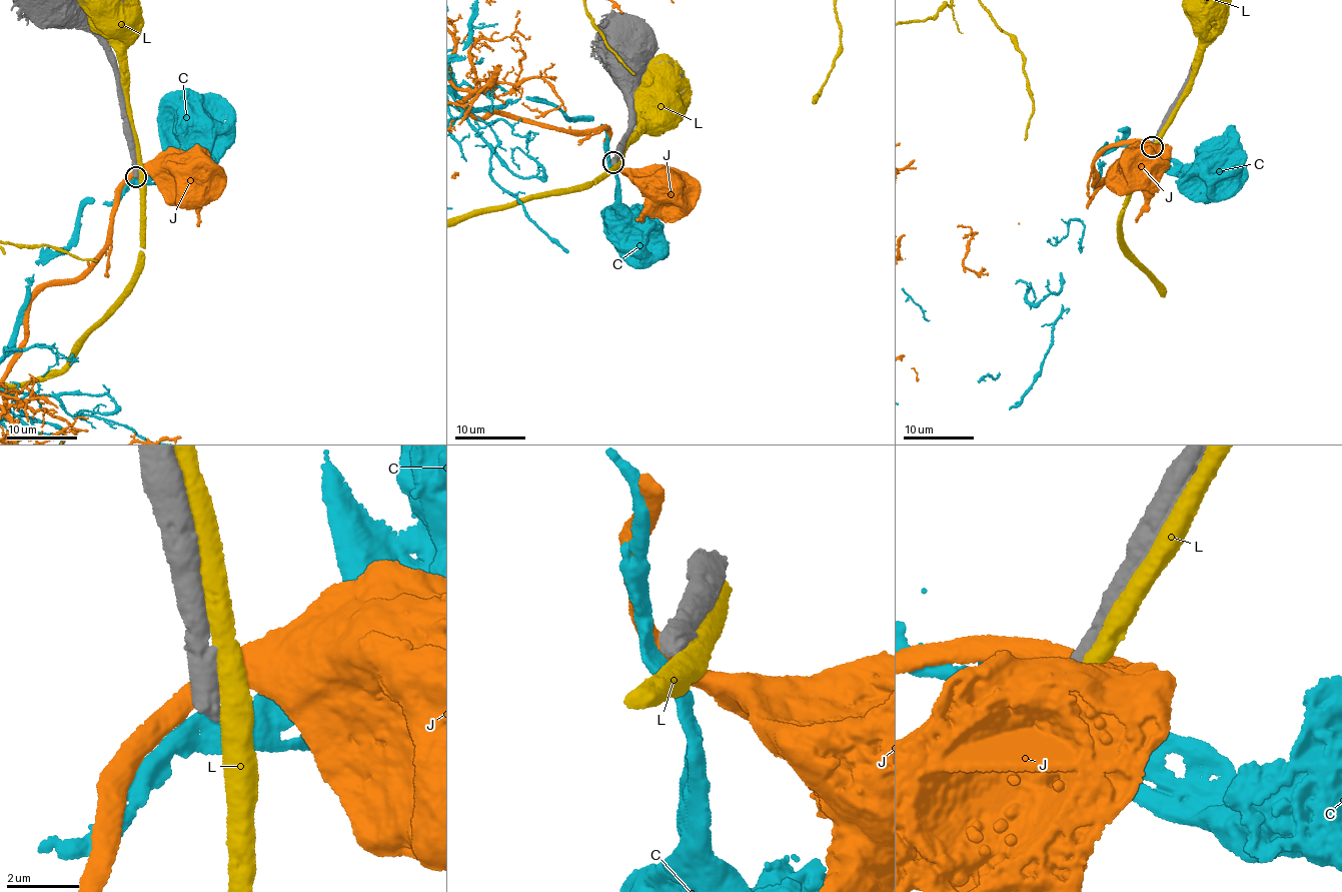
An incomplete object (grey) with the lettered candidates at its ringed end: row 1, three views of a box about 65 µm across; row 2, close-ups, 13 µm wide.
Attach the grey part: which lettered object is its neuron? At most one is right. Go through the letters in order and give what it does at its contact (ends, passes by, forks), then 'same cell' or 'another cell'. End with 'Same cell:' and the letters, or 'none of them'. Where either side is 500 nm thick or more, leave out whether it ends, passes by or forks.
C: another cell
J: another cell
L: another cell
Same cell: none of them

